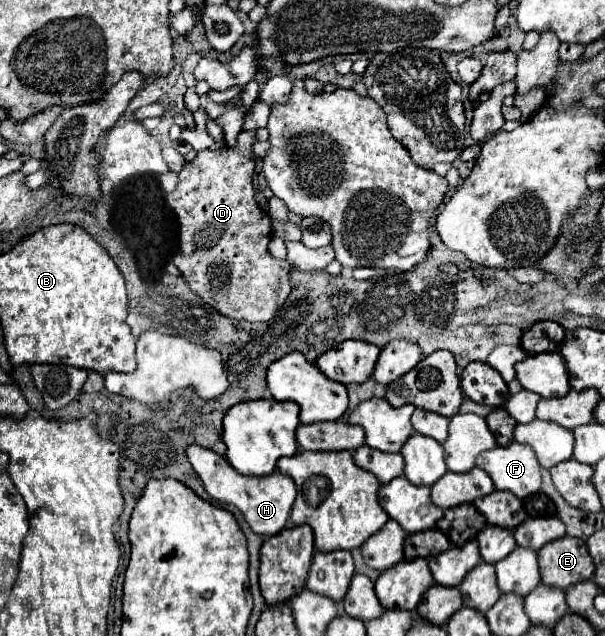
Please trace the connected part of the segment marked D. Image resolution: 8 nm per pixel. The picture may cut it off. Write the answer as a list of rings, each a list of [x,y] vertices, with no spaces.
[[[241,131],[235,149],[197,153],[191,163],[183,165],[179,183],[167,197],[179,221],[175,267],[207,305],[237,321],[269,321],[291,291],[287,261],[271,257],[267,251],[271,219],[259,209],[253,193],[253,143],[255,133]]]

